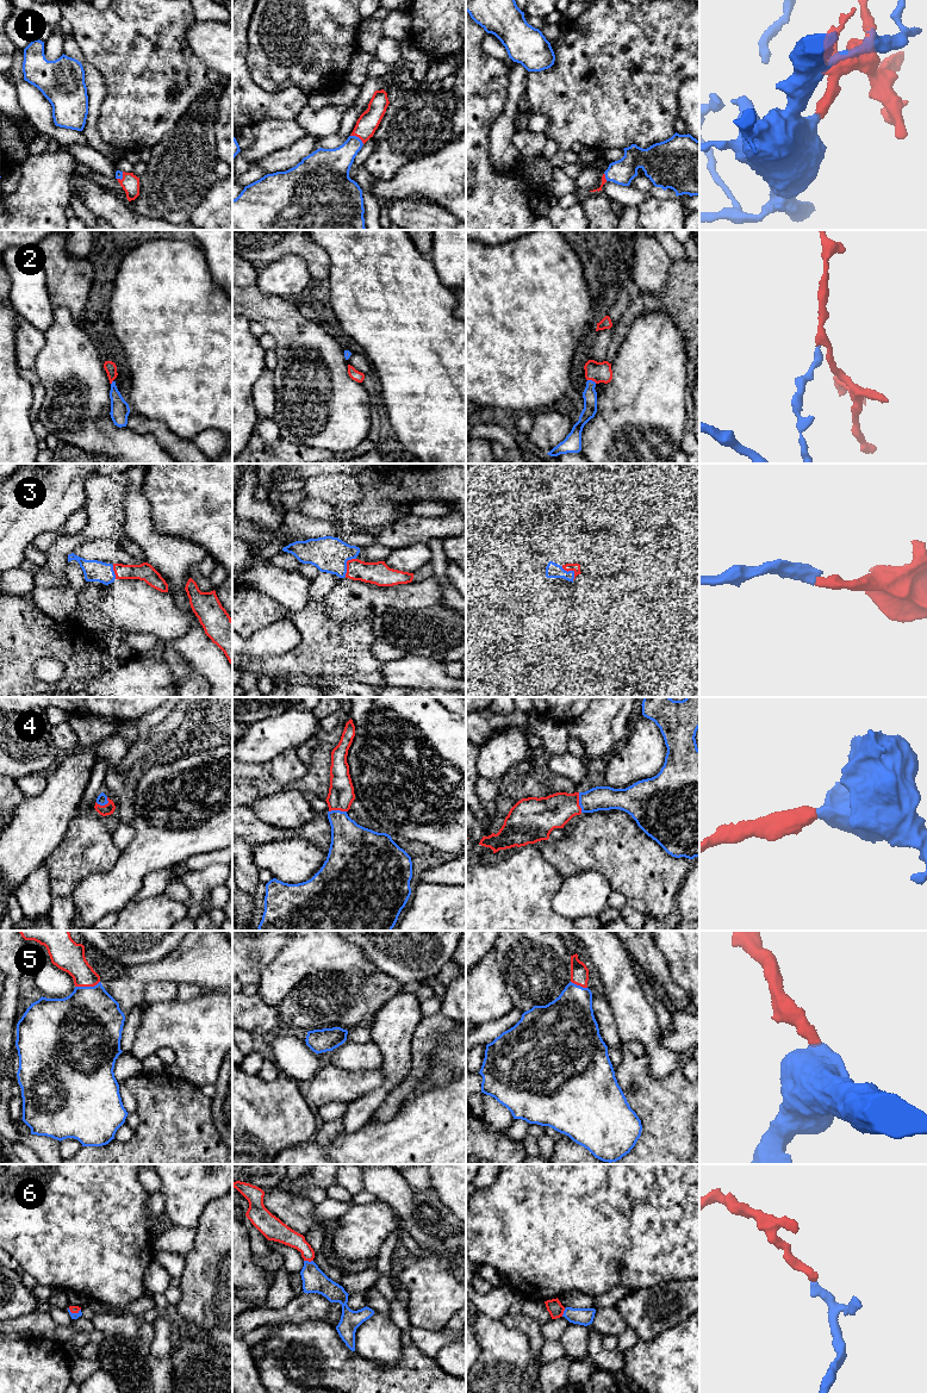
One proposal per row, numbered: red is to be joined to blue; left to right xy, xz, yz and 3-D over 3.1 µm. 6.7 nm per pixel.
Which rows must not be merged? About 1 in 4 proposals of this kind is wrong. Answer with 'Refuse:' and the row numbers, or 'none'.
Refuse: none

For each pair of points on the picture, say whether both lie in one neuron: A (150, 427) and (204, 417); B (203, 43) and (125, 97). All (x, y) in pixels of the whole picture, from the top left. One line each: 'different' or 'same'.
A: different
B: different

